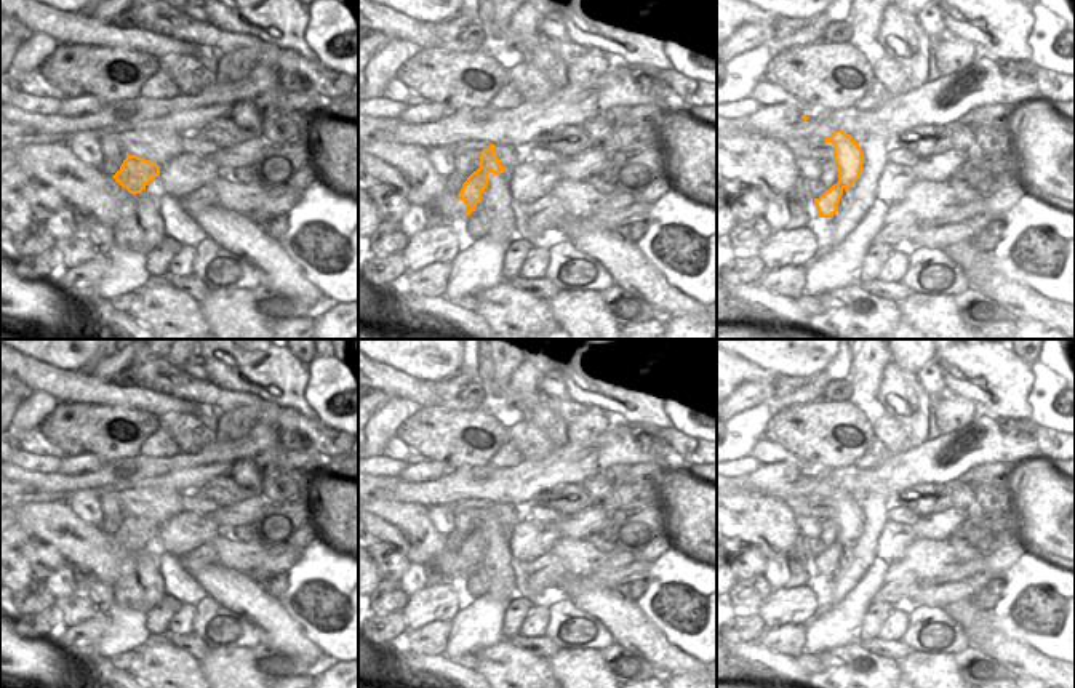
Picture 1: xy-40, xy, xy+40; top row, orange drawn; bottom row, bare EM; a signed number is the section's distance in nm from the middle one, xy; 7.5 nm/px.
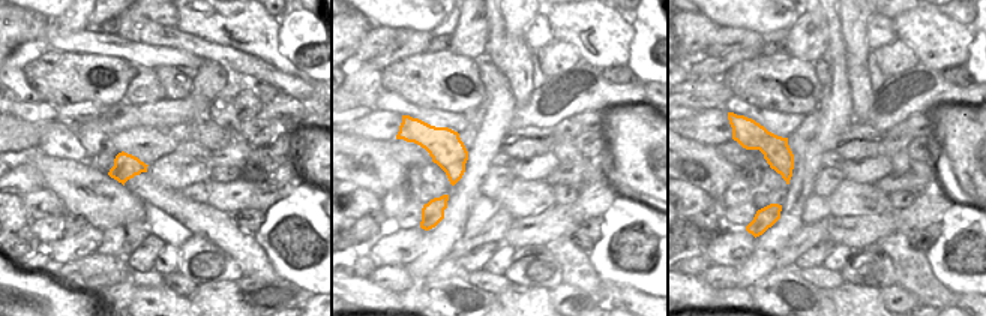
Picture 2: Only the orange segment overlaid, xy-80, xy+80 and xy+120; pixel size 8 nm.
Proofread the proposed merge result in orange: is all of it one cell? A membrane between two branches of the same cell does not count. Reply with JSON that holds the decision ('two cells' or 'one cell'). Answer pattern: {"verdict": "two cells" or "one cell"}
{"verdict": "two cells"}

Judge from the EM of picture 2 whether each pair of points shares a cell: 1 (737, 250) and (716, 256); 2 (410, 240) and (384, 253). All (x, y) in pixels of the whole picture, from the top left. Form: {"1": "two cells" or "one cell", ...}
{"1": "one cell", "2": "one cell"}

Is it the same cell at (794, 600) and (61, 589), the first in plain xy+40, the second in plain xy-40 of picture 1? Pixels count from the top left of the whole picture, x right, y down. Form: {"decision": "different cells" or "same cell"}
{"decision": "different cells"}

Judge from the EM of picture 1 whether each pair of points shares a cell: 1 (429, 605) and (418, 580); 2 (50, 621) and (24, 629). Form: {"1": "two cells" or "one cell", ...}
{"1": "two cells", "2": "one cell"}

